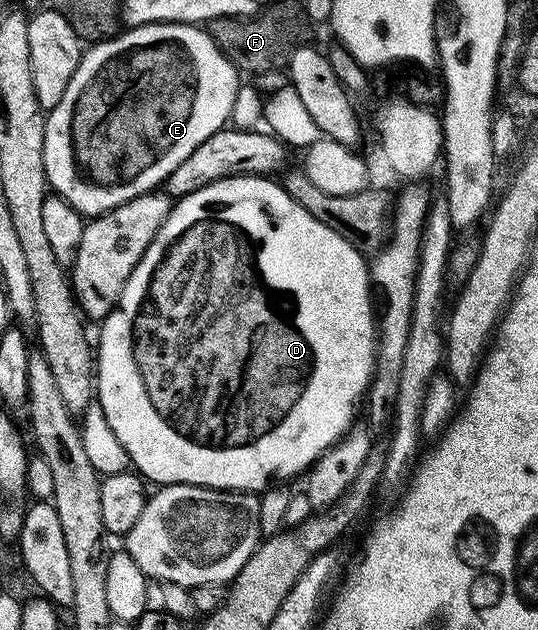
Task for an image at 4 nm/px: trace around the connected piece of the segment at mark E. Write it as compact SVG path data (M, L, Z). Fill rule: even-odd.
M140 25L134 29L126 28L125 33L121 33L118 37L113 37L110 41L101 41L98 45L93 45L84 50L81 55L81 62L75 71L75 75L71 75L71 83L67 83L67 91L63 91L63 99L59 99L59 103L55 103L53 109L48 110L45 118L46 135L43 139L43 163L45 164L46 179L48 188L52 190L56 196L63 198L71 207L75 207L75 211L84 215L86 218L92 219L98 217L99 214L105 213L108 209L119 207L123 203L127 203L131 199L135 199L141 193L148 193L156 190L171 175L171 171L175 171L175 167L179 167L179 163L183 163L183 159L187 159L187 155L191 155L191 151L195 151L195 147L199 147L199 143L203 143L211 135L215 135L220 129L226 128L227 122L233 116L233 108L235 107L235 95L239 88L239 70L236 65L232 65L230 61L223 55L223 51L213 42L204 28L196 25Z

